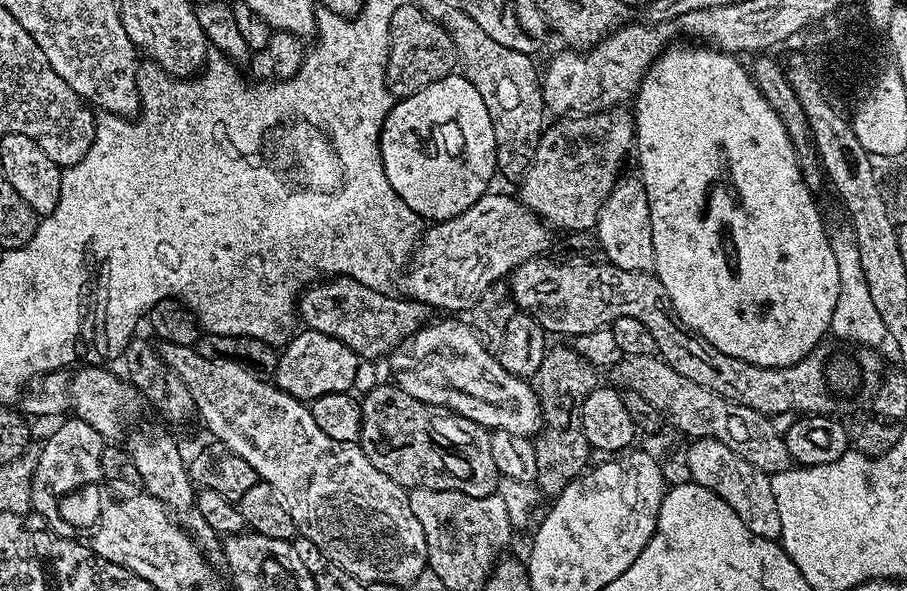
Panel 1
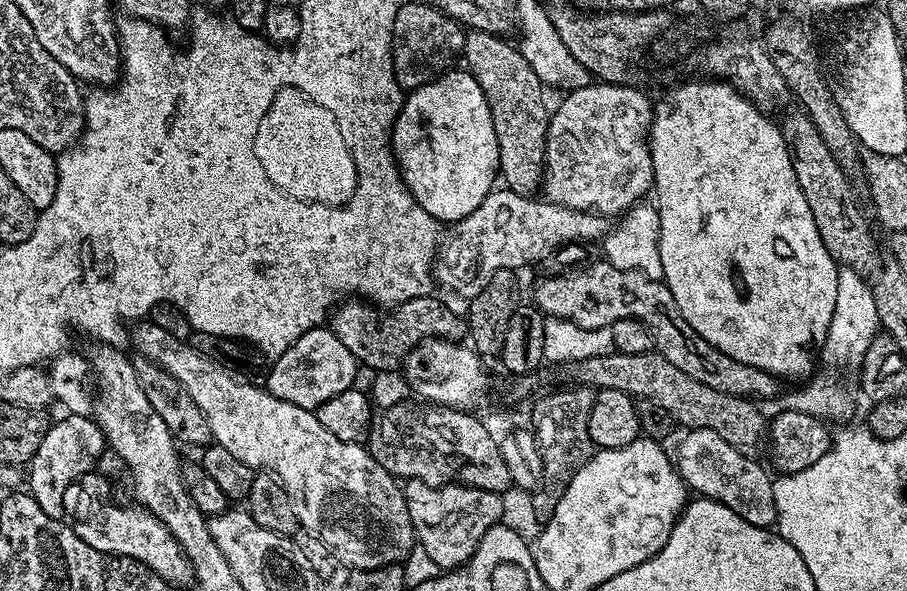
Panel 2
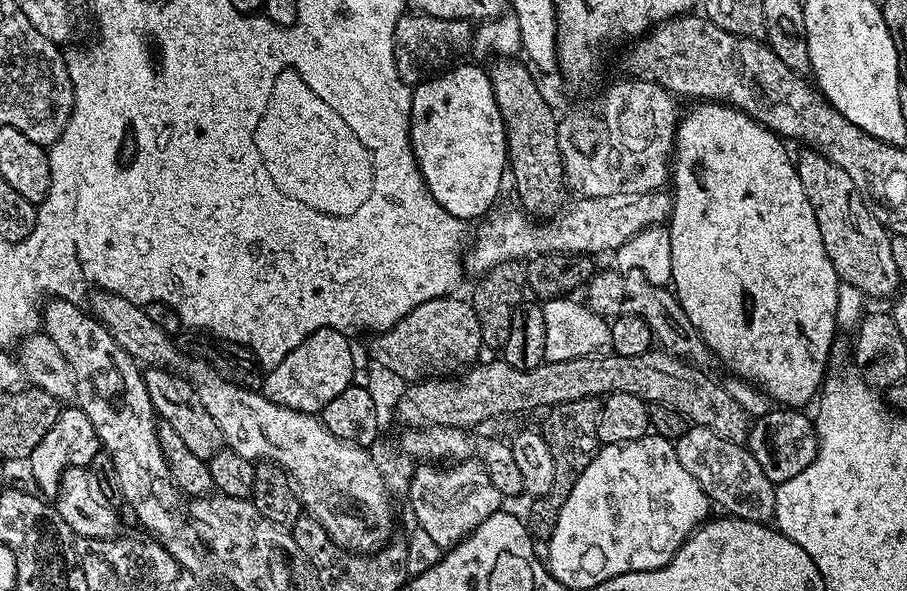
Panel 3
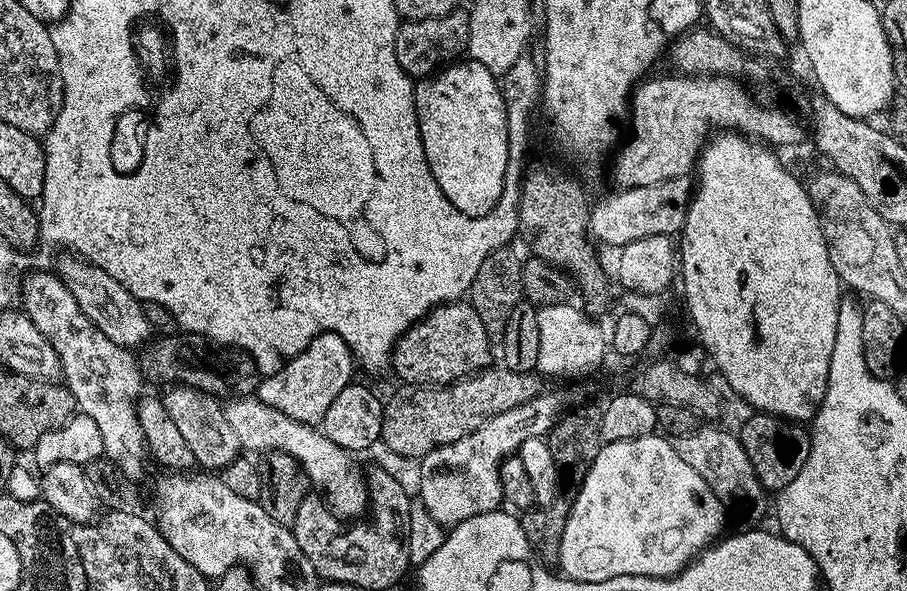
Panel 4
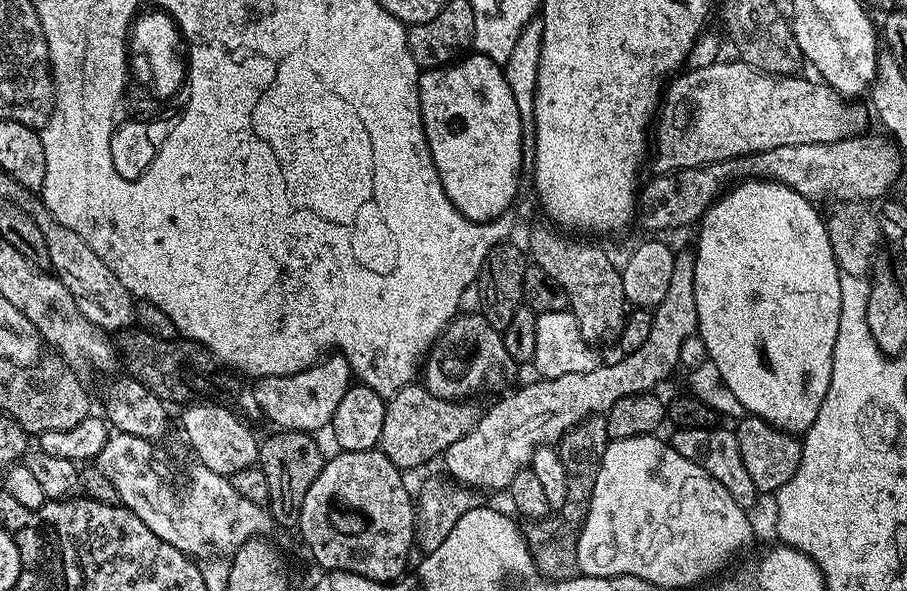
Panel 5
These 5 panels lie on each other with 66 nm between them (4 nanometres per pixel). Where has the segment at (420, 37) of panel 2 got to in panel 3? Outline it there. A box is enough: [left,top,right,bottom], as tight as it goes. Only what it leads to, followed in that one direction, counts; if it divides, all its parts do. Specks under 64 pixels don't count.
[394,14,474,86]

